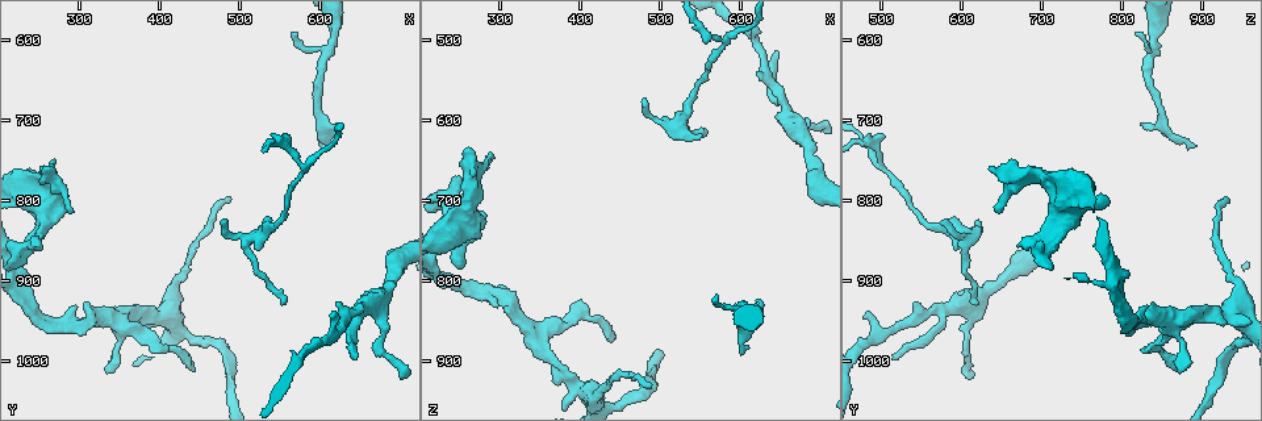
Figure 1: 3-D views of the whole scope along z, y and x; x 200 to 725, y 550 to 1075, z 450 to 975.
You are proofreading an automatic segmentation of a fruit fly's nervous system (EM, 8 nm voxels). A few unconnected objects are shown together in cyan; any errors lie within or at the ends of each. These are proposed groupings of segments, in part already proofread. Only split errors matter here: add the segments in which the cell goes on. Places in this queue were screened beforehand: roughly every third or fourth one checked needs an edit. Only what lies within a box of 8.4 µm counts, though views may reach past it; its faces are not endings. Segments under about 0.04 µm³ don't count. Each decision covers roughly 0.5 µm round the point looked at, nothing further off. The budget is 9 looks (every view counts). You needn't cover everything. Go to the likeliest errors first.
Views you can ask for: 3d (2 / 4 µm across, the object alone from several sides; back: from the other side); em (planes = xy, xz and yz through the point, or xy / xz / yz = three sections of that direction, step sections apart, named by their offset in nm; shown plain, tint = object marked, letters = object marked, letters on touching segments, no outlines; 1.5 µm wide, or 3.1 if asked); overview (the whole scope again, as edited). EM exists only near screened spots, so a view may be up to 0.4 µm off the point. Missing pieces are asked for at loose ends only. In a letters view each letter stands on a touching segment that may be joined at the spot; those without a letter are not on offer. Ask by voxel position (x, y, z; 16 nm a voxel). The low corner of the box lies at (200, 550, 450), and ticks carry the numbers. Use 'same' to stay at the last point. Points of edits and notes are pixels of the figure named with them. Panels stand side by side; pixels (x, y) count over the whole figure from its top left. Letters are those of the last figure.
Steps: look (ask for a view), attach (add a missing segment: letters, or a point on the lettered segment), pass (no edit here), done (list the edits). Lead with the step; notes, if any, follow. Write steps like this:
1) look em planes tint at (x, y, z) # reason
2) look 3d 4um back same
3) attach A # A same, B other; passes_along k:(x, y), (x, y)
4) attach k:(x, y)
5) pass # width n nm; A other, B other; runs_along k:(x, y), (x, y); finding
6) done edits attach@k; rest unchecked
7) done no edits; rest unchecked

look 3d 2um at (570, 590, 815) # tapers out

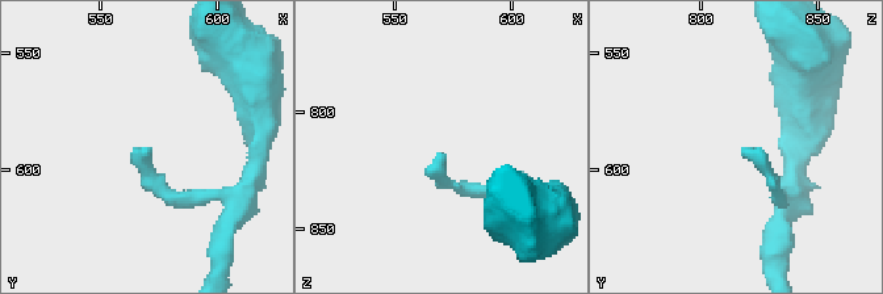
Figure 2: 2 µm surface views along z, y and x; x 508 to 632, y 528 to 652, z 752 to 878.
look em planes plain at (570, 591, 817)

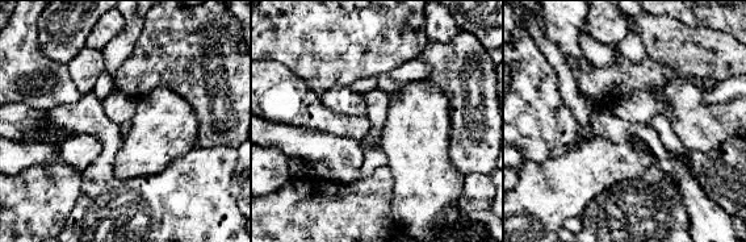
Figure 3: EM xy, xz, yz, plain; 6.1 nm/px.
look em planes letters same # what lies round it

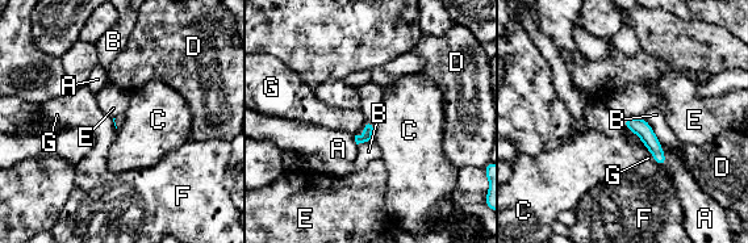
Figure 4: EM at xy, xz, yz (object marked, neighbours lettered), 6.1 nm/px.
pass # A other, B other, C other, D other, E other, F other, G other; runs_along 4:(629, 120), (650, 139), (663, 162); no lettered segment goes on from it

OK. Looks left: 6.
look 3d 2um at (645, 995, 515) # thin end

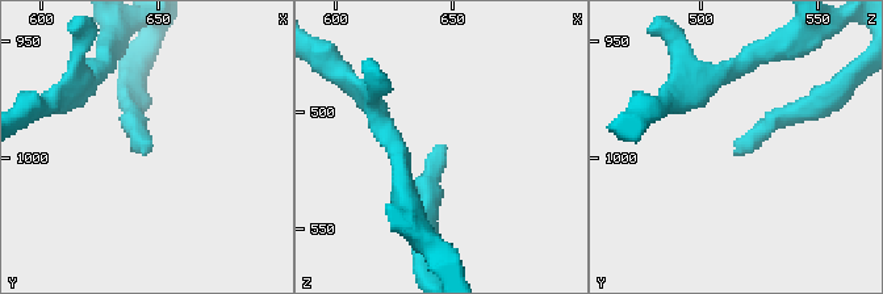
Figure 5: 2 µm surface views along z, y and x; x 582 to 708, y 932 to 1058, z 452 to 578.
look em yz step 8 letters at (645, 998, 519)

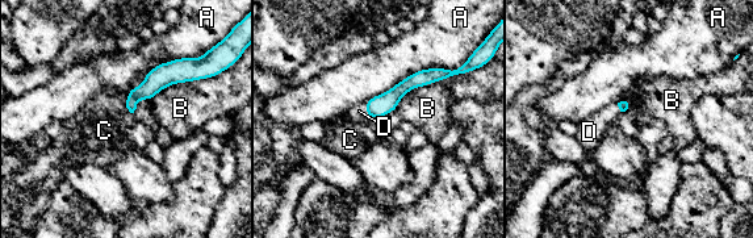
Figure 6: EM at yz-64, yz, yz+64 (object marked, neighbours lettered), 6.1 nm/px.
attach D # A other, B other, C other, D same; passes_along 6:(377, 107), (367, 109), (356, 113); it goes on there

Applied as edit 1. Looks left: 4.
look em planes tint at (480, 830, 580) # free end

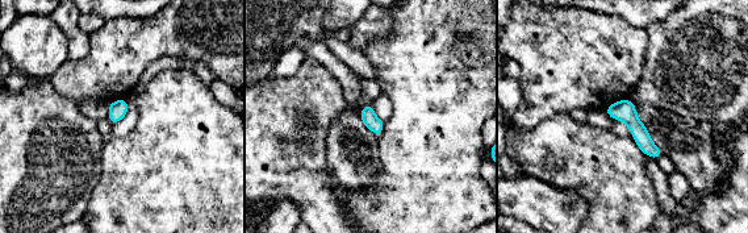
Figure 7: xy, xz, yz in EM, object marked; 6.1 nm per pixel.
look em planes letters same # see the neighbours

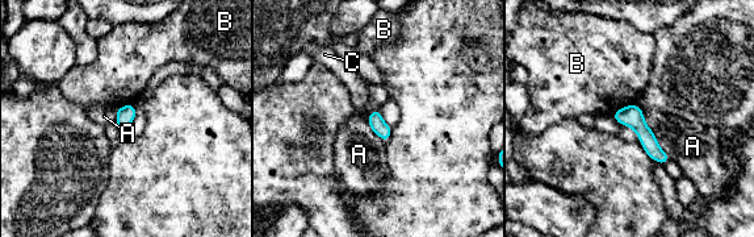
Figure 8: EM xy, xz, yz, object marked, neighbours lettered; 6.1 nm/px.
pass # A other, B other, C other; border 8:(641, 109), (645, 124), (671, 158); no lettered segment goes on from it

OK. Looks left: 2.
done edits attach@6; rest unchecked

